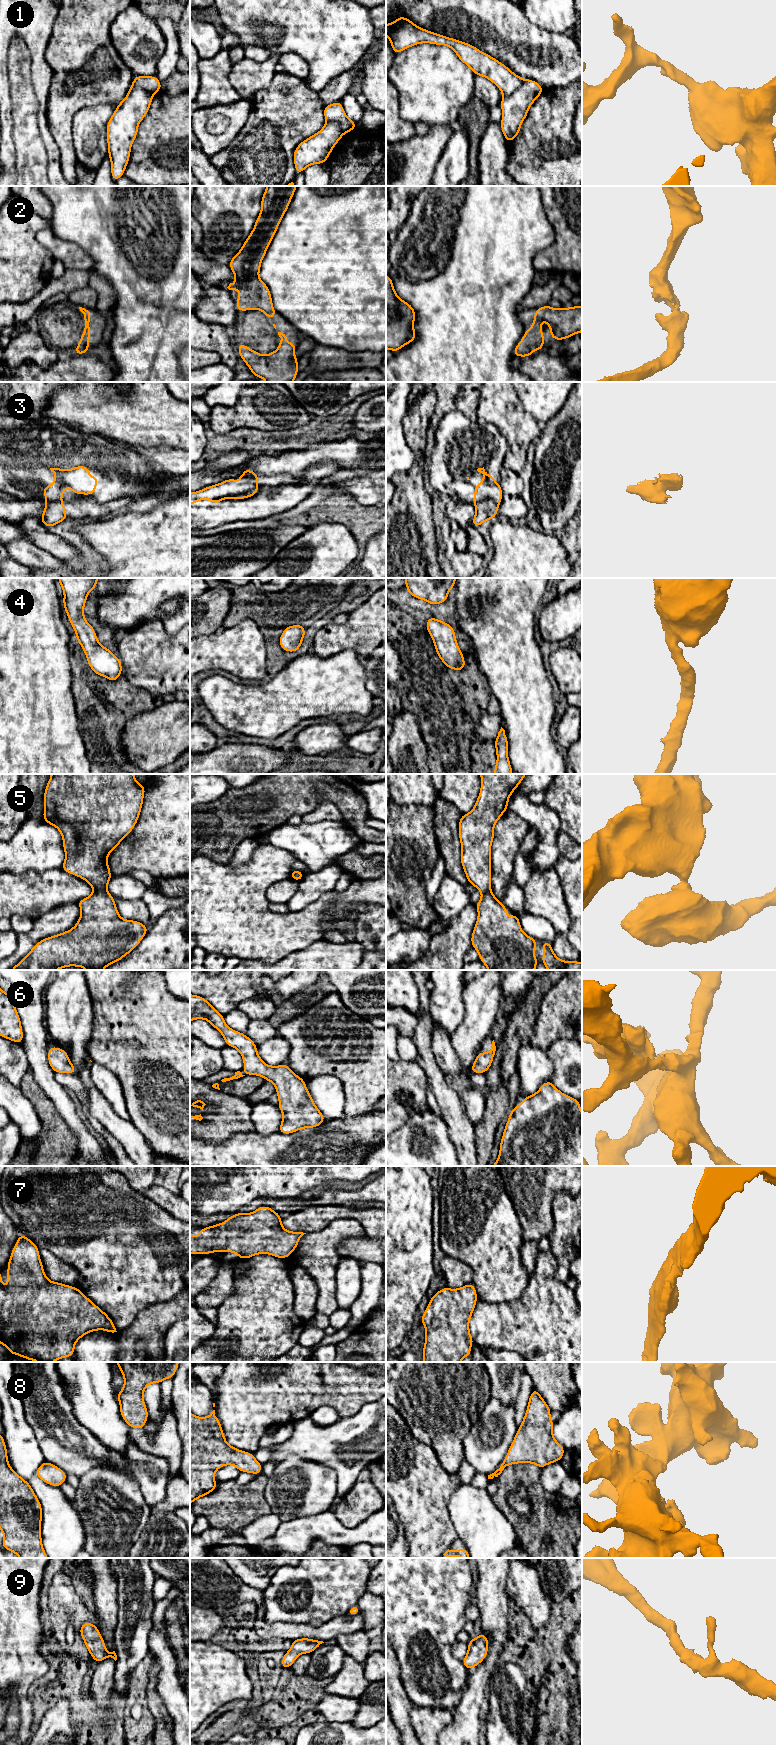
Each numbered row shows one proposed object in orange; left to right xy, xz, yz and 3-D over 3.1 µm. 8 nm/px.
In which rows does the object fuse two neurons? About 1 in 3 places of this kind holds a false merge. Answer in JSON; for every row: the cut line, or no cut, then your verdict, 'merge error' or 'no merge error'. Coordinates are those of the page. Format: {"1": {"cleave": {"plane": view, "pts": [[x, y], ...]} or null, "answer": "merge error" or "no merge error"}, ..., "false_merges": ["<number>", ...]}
{"1": {"cleave": {"plane": "yz", "pts": [[524, 80], [510, 95], [503, 96]]}, "answer": "merge error"}, "2": {"cleave": null, "answer": "no merge error"}, "3": {"cleave": {"plane": "yz", "pts": [[474, 504], [485, 499], [492, 499], [498, 504]]}, "answer": "merge error"}, "4": {"cleave": null, "answer": "no merge error"}, "5": {"cleave": {"plane": "xy", "pts": [[94, 890], [105, 891]]}, "answer": "merge error"}, "6": {"cleave": null, "answer": "no merge error"}, "7": {"cleave": null, "answer": "no merge error"}, "8": {"cleave": null, "answer": "no merge error"}, "9": {"cleave": null, "answer": "no merge error"}, "false_merges": ["1", "3", "5"]}

